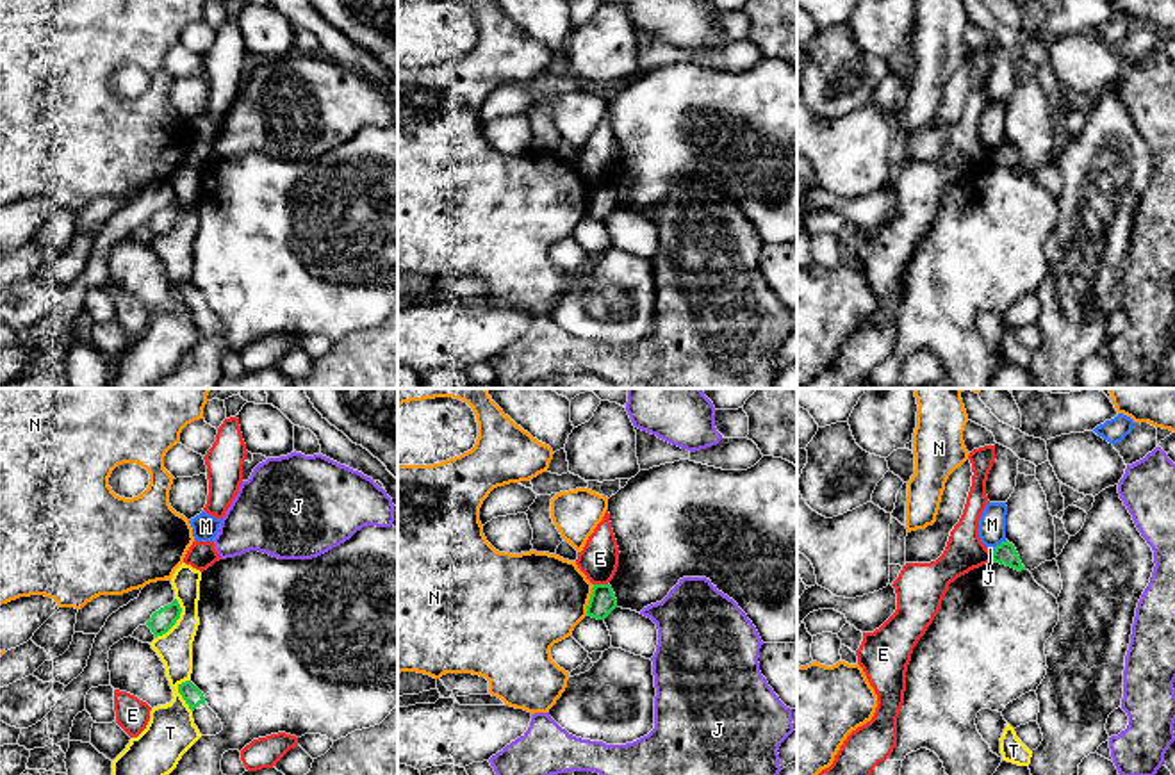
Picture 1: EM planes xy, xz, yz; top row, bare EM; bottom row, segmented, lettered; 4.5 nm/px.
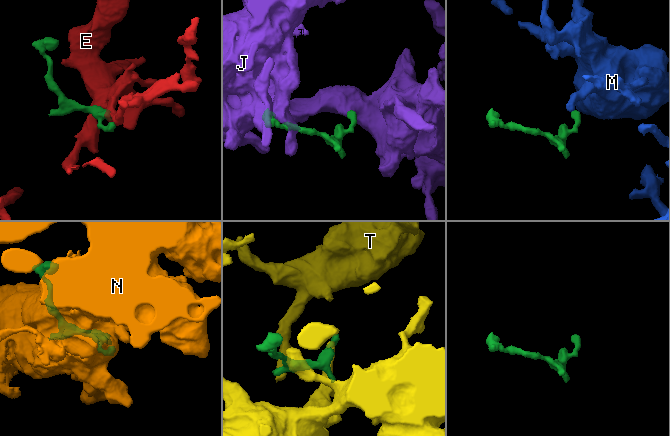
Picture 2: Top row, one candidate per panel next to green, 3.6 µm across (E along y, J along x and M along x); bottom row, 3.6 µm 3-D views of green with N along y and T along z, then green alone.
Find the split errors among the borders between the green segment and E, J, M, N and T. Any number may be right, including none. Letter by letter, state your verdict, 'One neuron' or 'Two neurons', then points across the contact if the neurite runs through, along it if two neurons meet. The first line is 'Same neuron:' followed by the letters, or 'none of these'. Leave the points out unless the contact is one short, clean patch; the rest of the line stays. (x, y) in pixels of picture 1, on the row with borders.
Same neuron: none of these
E: Two neurons
J: Two neurons
M: Two neurons. Boundary: yz (1006, 540), (995, 547)
N: Two neurons
T: Two neurons

